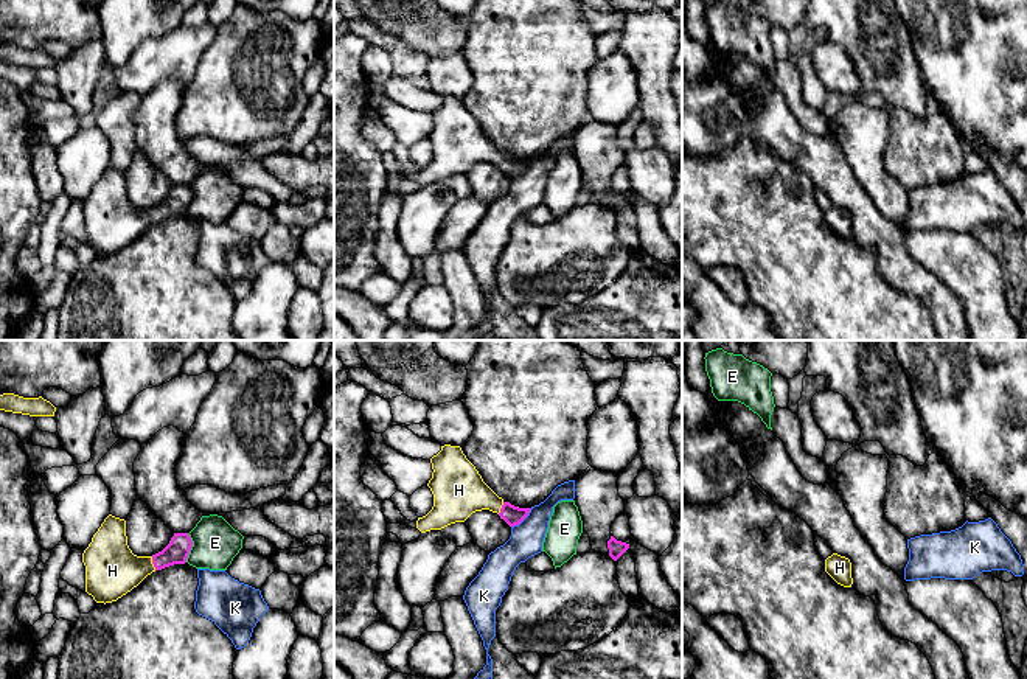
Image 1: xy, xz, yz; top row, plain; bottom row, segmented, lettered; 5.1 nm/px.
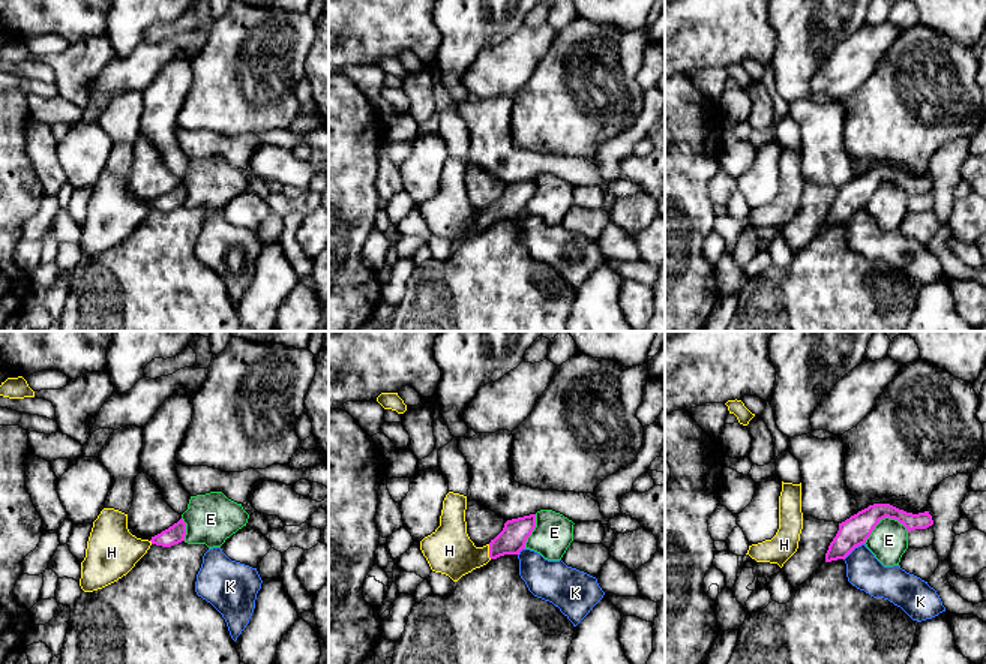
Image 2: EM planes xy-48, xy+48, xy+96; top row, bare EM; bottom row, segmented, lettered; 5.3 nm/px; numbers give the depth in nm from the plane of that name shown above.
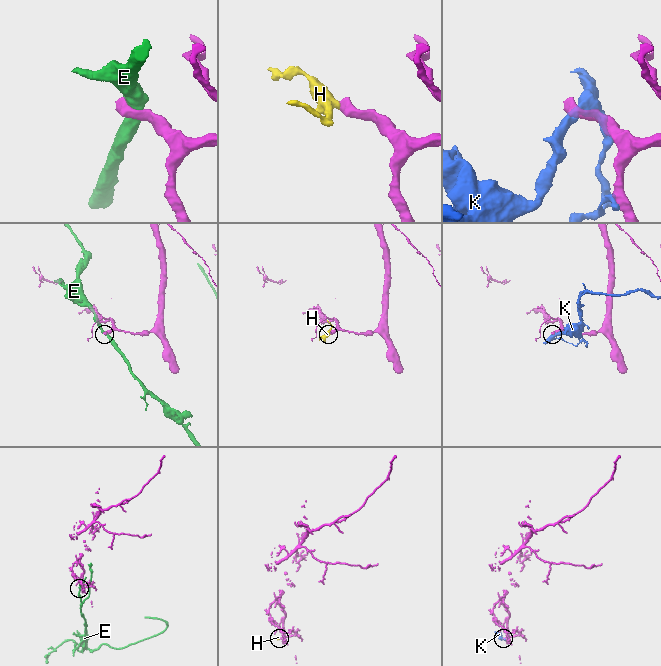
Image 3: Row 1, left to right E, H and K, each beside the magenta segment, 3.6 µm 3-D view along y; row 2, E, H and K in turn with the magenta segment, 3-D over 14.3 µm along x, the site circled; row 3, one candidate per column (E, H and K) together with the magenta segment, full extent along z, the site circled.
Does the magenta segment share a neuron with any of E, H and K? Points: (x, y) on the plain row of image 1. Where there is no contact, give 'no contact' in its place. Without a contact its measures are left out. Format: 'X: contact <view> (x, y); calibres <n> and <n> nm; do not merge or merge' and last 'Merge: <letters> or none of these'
E: contact xy (191, 198); calibres 120 and 240 nm; do not merge
H: contact xy (153, 215); calibres 120 and 280 nm; merge
K: contact xz (522, 171); calibres 100 and 170 nm; do not merge
Merge: H

